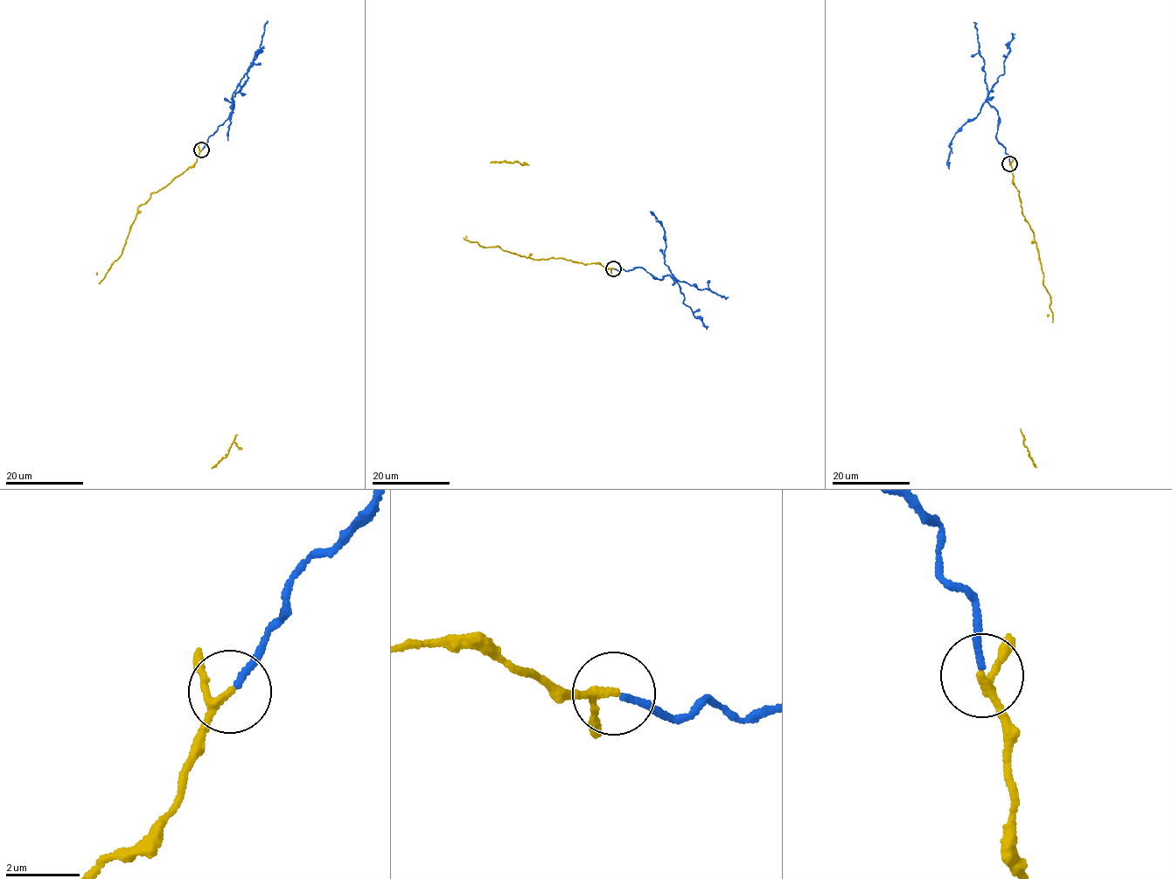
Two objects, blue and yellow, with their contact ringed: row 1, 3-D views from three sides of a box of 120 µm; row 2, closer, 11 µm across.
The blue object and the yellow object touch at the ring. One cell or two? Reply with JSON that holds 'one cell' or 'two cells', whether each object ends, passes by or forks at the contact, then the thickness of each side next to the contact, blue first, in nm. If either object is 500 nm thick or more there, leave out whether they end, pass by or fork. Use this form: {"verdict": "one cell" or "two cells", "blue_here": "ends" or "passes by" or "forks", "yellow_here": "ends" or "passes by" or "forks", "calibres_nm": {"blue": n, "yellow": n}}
{"verdict": "two cells", "blue_here": "ends", "yellow_here": "passes by", "calibres_nm": {"blue": 160, "yellow": 180}}

